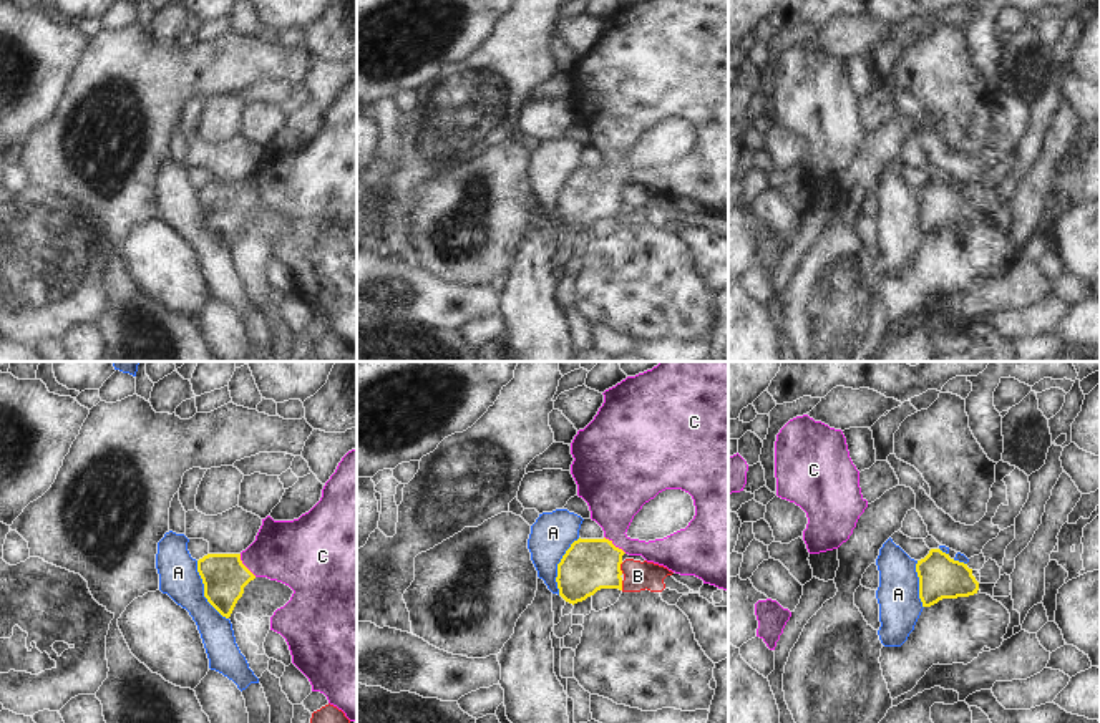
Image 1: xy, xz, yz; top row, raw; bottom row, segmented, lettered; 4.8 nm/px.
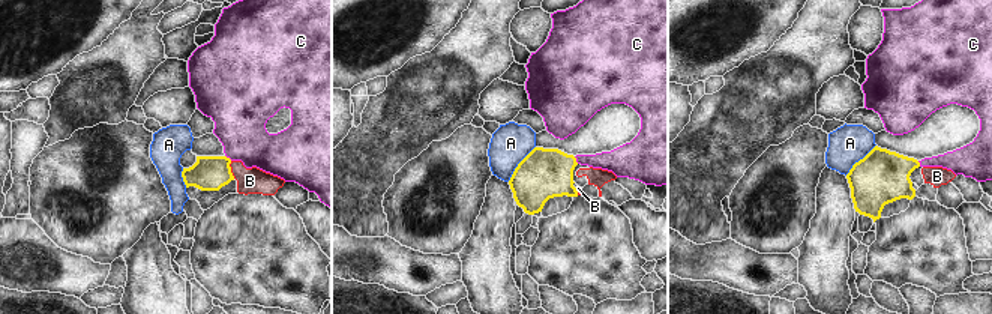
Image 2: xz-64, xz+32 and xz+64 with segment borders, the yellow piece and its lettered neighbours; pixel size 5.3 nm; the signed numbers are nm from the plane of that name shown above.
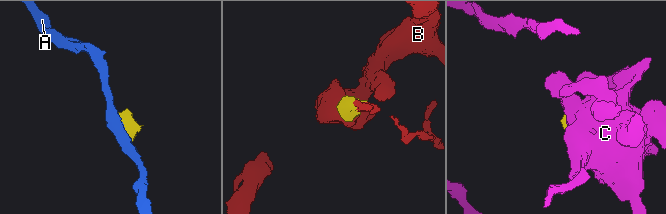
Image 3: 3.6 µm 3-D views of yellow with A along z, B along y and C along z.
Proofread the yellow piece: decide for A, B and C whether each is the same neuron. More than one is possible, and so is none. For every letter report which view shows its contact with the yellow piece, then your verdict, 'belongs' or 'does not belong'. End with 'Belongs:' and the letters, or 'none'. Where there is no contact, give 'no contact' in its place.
A: xy | does not belong
B: xz | does not belong
C: xz | belongs
Belongs: C

